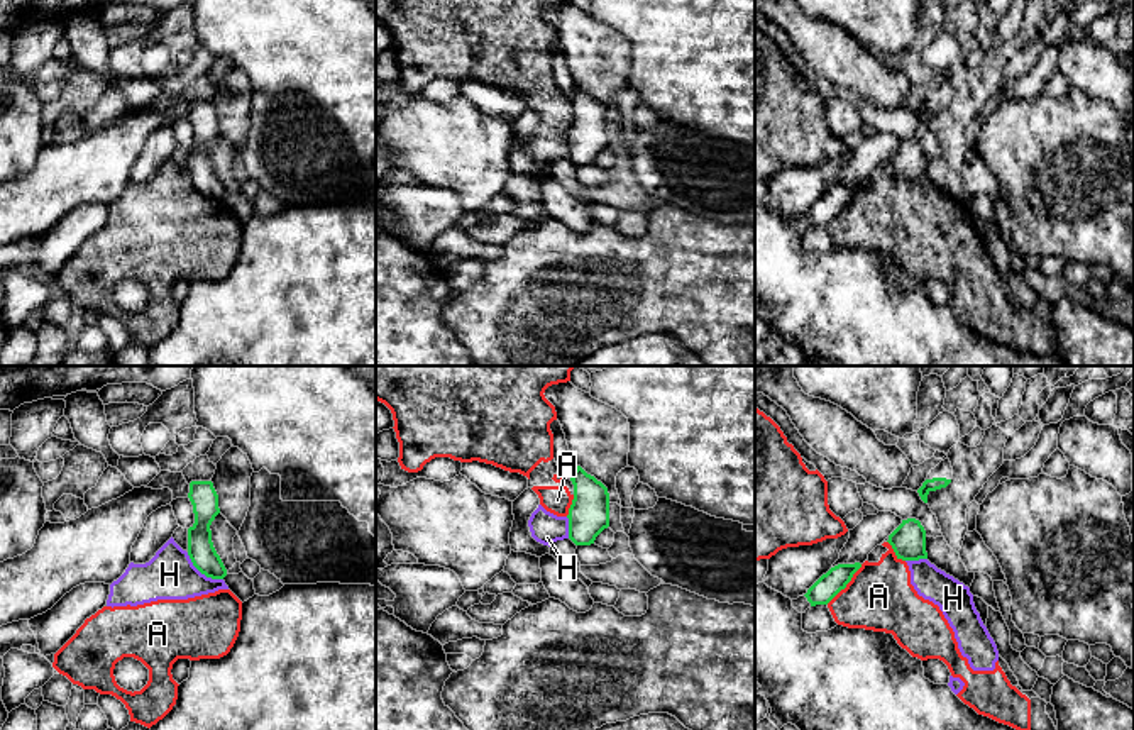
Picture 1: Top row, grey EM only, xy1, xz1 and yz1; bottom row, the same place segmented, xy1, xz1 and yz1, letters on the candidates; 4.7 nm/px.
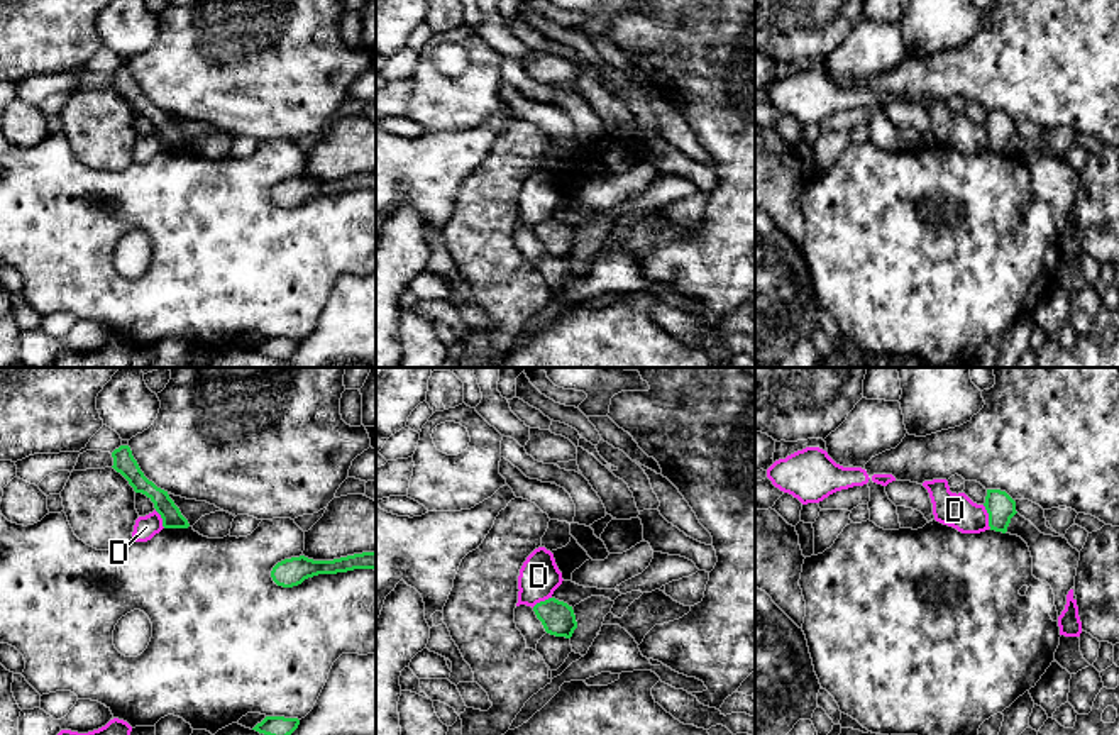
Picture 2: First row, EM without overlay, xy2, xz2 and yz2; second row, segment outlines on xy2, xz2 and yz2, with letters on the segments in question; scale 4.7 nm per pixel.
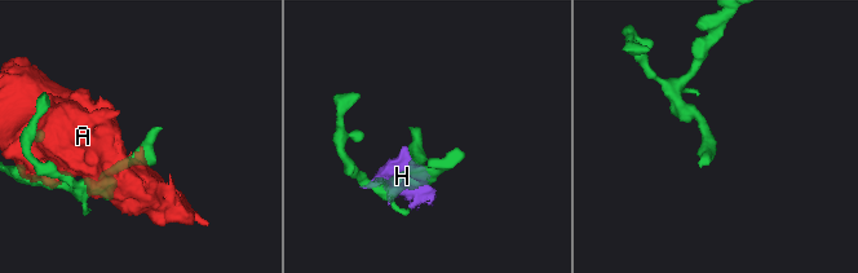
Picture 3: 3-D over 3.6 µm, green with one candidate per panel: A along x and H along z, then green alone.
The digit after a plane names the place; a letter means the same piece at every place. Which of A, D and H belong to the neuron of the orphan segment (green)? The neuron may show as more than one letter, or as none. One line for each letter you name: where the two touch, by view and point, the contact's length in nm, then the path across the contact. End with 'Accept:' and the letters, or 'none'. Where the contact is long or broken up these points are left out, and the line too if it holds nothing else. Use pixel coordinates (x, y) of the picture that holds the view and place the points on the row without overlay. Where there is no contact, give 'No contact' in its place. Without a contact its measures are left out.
Accept: none

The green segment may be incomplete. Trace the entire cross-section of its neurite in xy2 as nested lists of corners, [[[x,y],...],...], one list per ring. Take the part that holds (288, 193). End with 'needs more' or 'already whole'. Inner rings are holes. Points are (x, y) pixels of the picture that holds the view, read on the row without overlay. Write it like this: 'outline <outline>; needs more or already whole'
outline [[[376,171],[333,181],[313,181],[305,176],[284,180],[273,188],[271,198],[278,207],[293,208],[318,195],[337,195],[354,190],[376,191]]]; already whole

